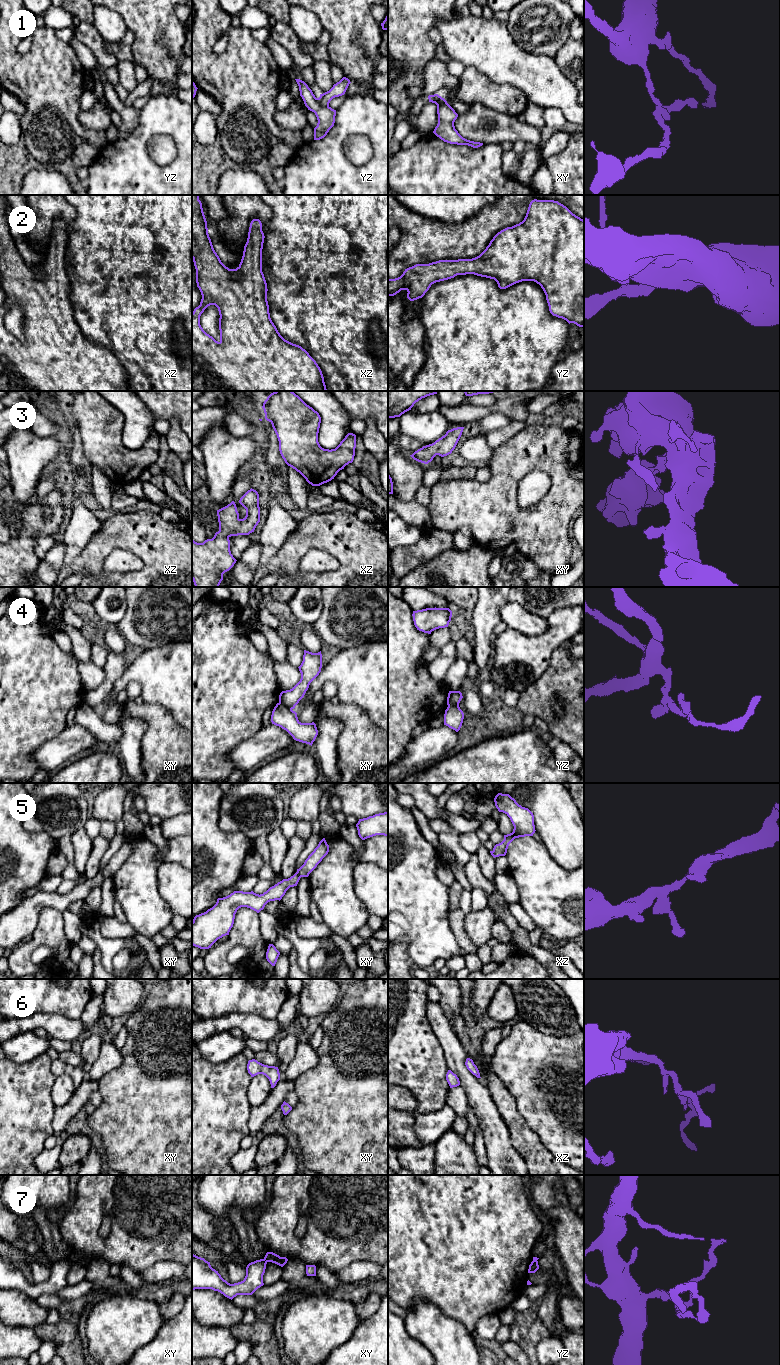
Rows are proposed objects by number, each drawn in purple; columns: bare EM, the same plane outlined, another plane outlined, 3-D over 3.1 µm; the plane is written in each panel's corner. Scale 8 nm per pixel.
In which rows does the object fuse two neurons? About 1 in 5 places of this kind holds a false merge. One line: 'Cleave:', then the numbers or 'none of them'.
Cleave: 1, 4, 7

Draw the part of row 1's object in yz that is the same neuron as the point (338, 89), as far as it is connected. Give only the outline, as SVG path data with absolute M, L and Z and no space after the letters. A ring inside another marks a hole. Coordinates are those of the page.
M343 77L339 82L334 84L329 91L323 94L320 94L320 97L319 97L320 104L322 106L329 106L329 103L333 98L339 97L345 94L350 83L351 82L348 78Z

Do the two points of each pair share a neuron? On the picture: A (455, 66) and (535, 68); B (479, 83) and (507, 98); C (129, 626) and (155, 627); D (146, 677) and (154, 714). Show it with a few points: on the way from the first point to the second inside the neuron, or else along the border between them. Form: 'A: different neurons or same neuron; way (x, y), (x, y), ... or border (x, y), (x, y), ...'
A: different neurons; border (451, 58), (459, 61), (465, 67)
B: same neuron; way (486, 90), (493, 96), (500, 97)
C: same neuron; way (135, 626), (149, 626)
D: different neurons; border (140, 699), (145, 702), (159, 704), (172, 716)

